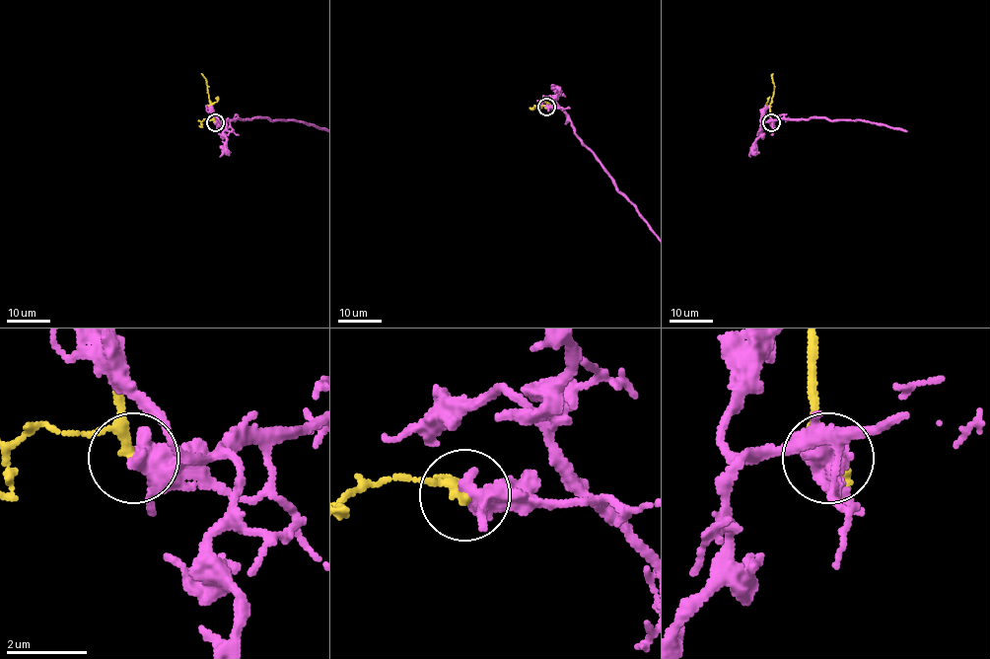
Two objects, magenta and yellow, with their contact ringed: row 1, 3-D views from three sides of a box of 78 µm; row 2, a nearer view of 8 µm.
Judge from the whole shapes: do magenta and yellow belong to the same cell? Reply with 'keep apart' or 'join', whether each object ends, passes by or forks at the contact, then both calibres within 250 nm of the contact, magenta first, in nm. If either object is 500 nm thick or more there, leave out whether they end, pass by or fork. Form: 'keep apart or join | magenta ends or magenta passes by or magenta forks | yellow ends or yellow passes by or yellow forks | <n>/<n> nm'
keep apart | magenta passes by | yellow passes by | 460/190 nm

